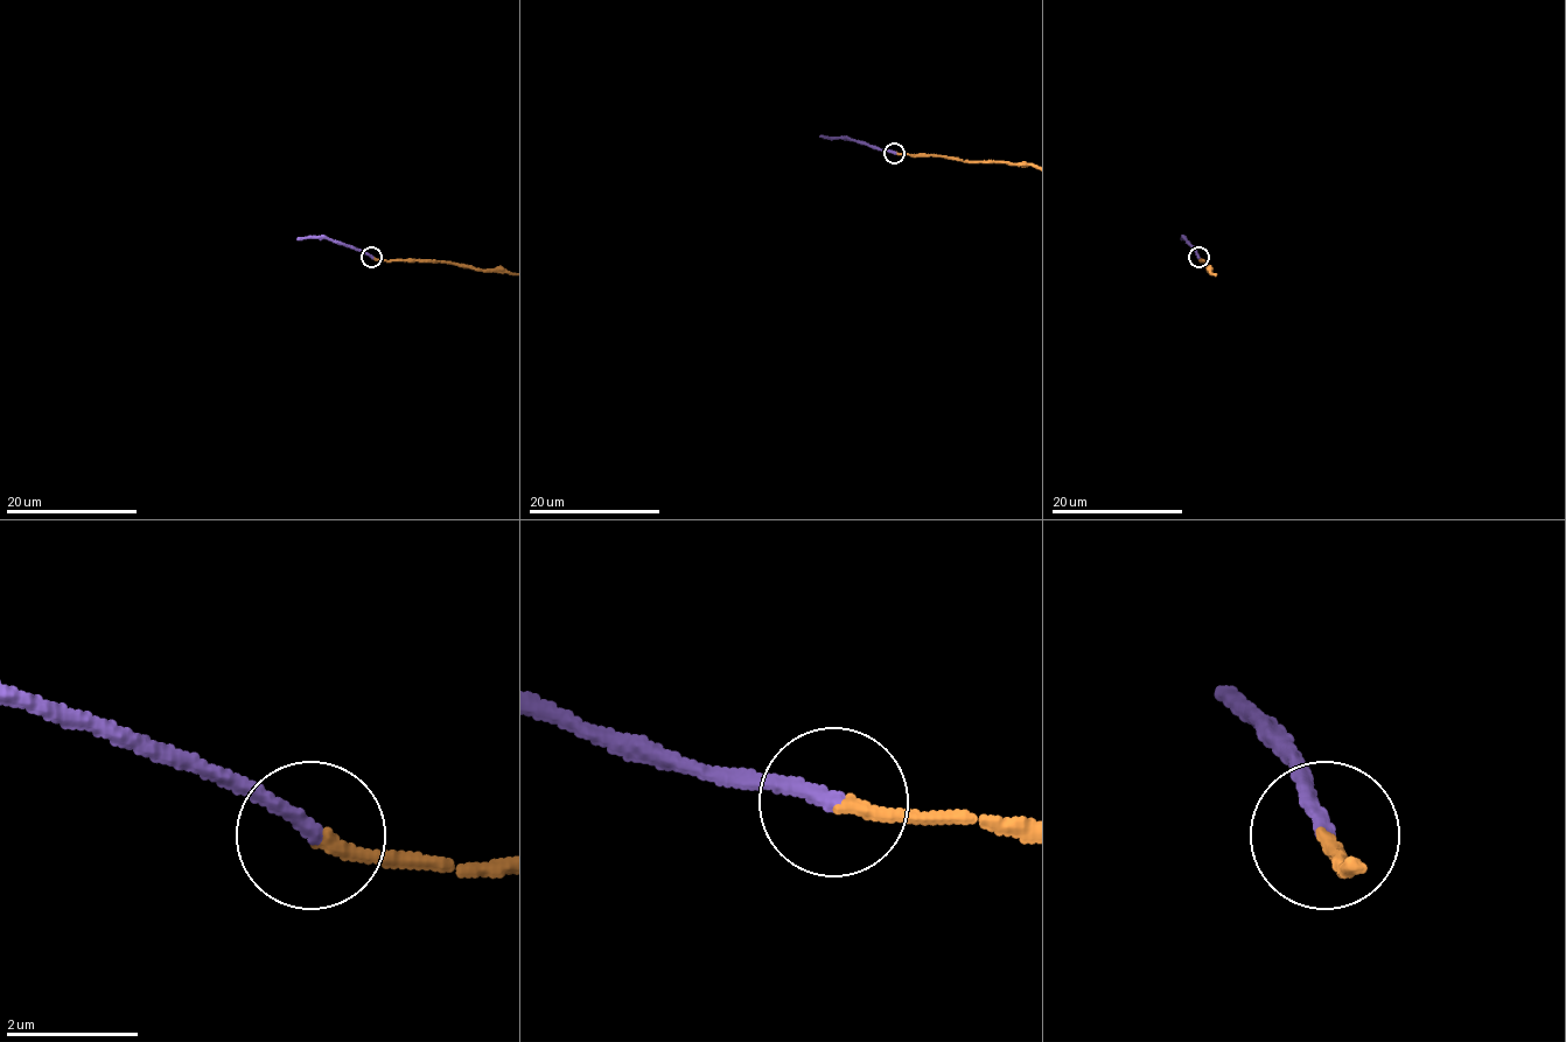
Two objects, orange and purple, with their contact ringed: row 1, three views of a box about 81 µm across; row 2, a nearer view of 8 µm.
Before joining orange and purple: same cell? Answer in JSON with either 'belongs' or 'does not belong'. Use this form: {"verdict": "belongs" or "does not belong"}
{"verdict": "belongs"}

